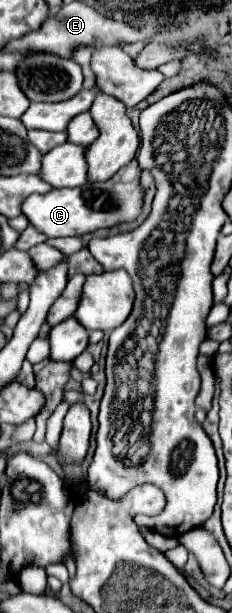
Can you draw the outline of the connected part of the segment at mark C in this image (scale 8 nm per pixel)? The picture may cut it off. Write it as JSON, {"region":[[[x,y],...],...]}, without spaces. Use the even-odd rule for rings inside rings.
{"region":[[[132,159],[124,169],[120,169],[112,181],[104,183],[86,183],[72,189],[54,189],[46,195],[30,195],[22,203],[24,215],[30,223],[48,237],[72,237],[86,235],[98,229],[110,229],[120,223],[132,223],[142,213],[144,189],[140,185],[140,167]]]}

